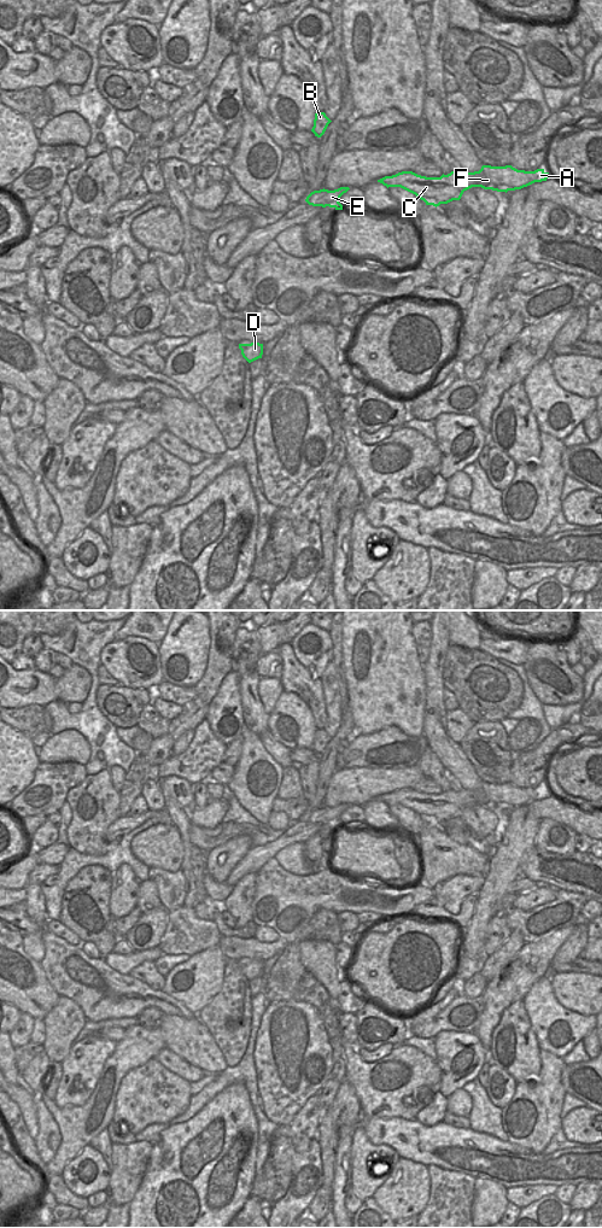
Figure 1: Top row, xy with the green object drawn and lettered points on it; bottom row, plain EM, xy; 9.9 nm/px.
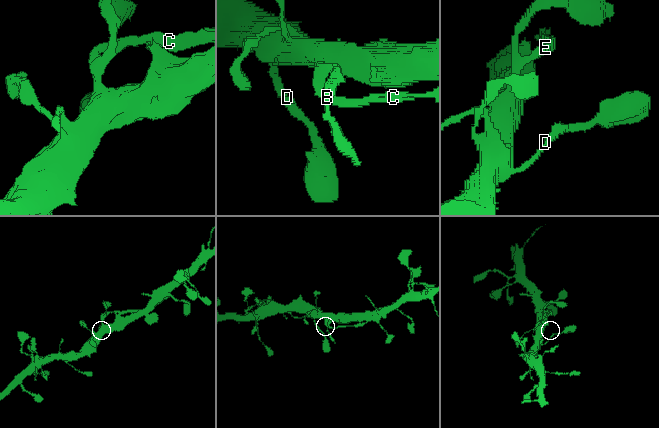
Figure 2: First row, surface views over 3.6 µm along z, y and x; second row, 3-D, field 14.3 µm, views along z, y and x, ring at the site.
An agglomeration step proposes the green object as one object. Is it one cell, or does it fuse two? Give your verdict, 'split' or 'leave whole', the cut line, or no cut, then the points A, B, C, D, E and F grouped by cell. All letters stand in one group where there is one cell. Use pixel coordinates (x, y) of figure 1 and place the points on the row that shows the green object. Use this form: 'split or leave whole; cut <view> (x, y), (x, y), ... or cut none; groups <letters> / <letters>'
leave whole; cut none; groups A B C D E F

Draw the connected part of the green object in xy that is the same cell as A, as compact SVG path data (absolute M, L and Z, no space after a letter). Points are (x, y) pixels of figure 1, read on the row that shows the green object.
M483 165L479 171L451 171L440 177L426 177L413 171L402 171L392 176L385 176L378 182L388 187L401 187L426 203L439 206L452 200L460 200L463 192L472 187L481 187L497 192L521 189L534 182L547 181L544 169L534 171L518 170L512 165L491 166Z

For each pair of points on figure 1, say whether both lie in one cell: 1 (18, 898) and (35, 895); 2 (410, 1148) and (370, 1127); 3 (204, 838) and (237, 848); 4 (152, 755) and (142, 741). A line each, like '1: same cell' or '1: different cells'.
1: different cells
2: same cell
3: different cells
4: different cells

